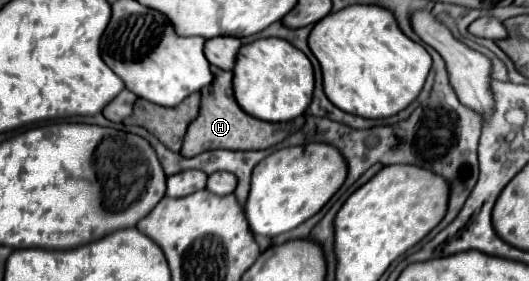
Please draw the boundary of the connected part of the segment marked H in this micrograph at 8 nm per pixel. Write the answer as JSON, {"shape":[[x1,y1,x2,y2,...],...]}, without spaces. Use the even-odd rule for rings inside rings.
{"shape":[[213,67,213,77,215,77,213,83,209,87,201,89,199,117,193,121,193,125,189,125,183,147,181,147,181,153,185,157,195,157,195,155,199,155,203,151,211,151,211,149,231,149,231,151,269,149,303,127,303,123,305,123,303,117,289,121,289,125,287,125,287,123,269,123,269,121,261,121,261,119,247,115,233,97,233,73]]}

